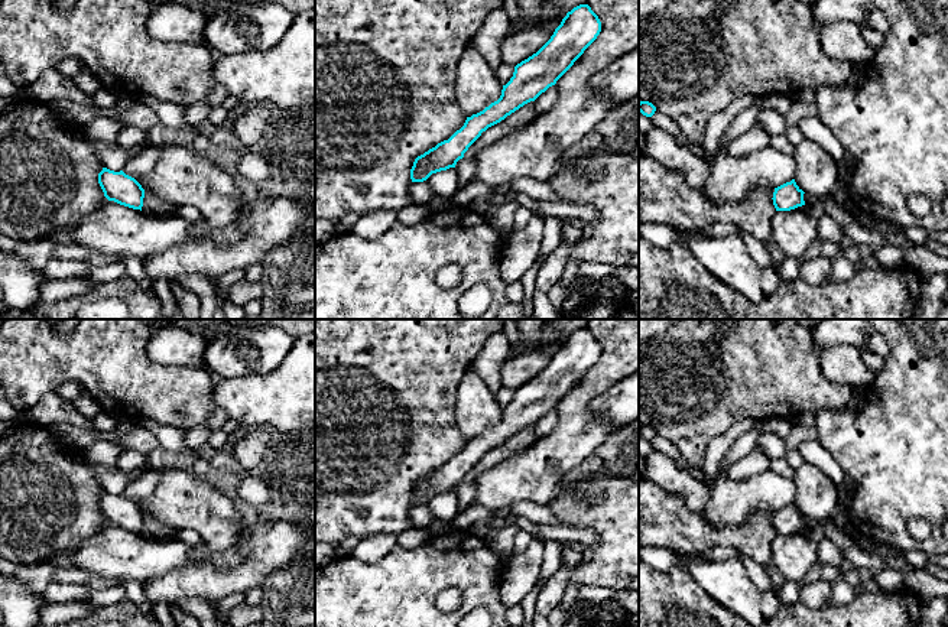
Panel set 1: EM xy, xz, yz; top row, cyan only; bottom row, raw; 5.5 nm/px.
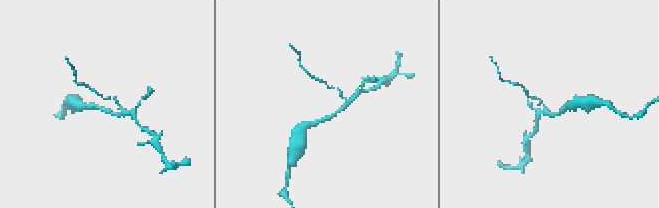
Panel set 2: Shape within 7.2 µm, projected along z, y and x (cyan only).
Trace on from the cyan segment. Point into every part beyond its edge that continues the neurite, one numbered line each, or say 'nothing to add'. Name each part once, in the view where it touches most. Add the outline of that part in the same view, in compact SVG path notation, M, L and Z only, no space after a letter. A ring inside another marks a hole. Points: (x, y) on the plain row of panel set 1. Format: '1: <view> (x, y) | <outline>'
nothing to add

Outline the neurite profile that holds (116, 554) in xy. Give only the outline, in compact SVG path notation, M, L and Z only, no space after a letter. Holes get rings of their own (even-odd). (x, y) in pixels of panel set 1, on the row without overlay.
M107 524L65 555L49 555L42 563L79 568L101 578L145 584L182 566L205 562L189 555L191 546L175 536L149 536Z

